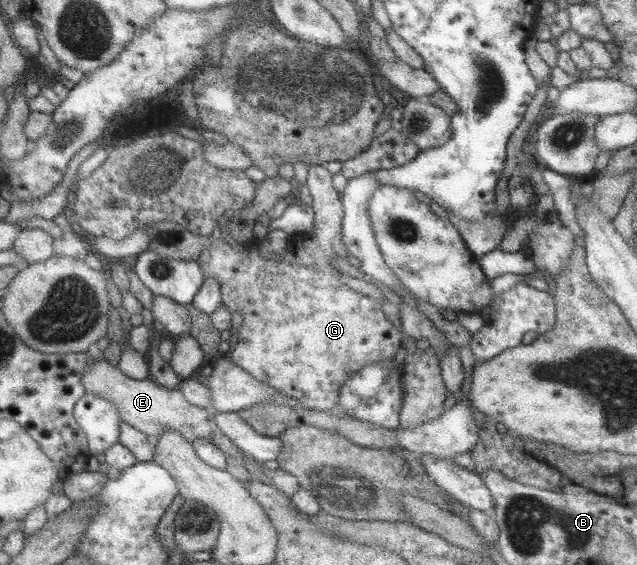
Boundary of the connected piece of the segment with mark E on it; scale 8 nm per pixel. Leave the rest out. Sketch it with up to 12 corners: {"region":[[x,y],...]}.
{"region":[[102,358],[82,377],[85,393],[111,403],[125,425],[157,437],[239,449],[210,410],[150,378],[132,380]]}

